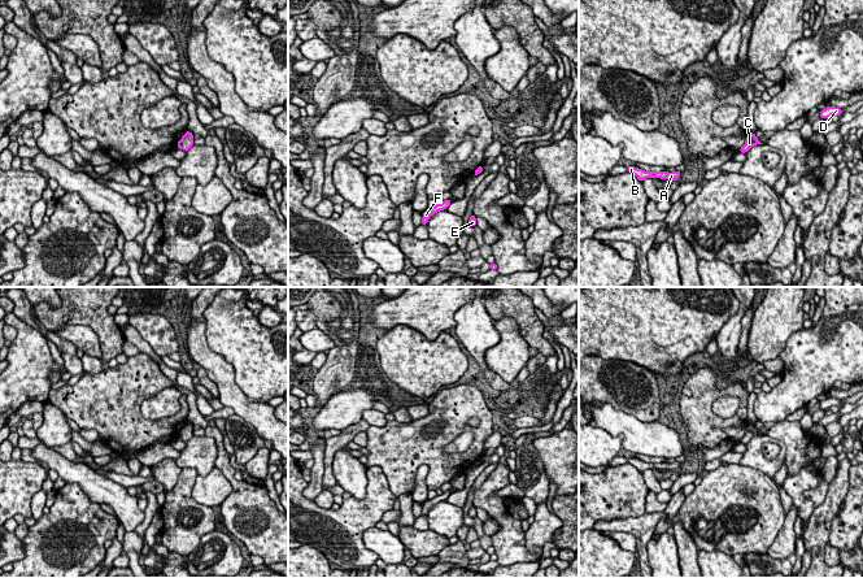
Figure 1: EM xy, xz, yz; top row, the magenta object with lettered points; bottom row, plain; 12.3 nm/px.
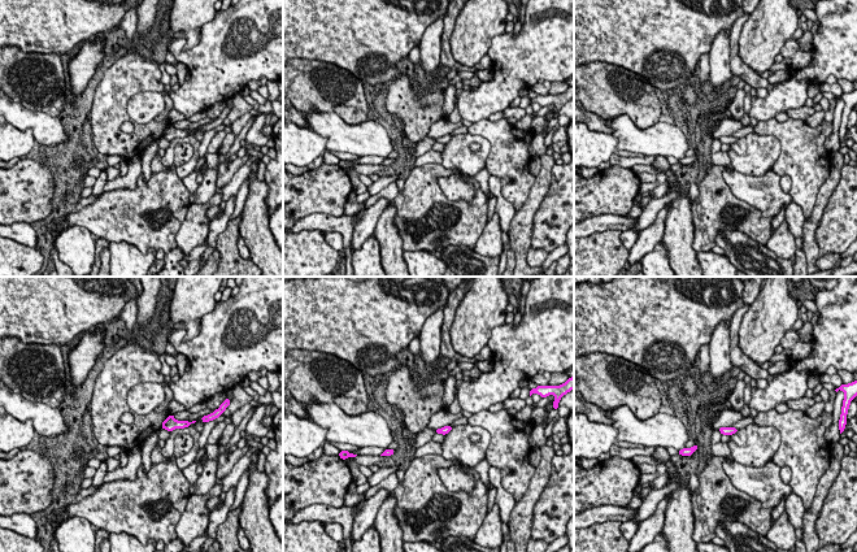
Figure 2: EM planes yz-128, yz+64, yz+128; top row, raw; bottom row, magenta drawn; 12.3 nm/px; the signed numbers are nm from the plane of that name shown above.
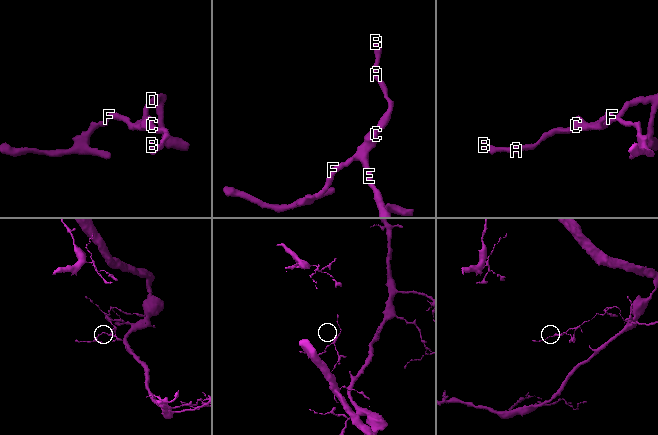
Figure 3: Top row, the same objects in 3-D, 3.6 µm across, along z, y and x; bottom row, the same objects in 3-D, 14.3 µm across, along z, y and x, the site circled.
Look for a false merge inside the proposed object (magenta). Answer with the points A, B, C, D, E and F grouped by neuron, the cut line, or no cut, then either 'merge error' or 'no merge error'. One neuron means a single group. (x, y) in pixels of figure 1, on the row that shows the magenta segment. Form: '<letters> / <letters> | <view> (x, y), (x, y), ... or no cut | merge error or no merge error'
A B C D E F | no cut | no merge error

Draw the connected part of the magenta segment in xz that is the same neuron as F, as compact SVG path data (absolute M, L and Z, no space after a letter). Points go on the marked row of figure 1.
M448 199L448 200L443 201L441 204L436 204L433 208L428 208L427 210L424 210L420 225L427 225L431 216L433 216L435 213L437 213L440 210L446 209L450 205L450 203L452 203L452 200Z

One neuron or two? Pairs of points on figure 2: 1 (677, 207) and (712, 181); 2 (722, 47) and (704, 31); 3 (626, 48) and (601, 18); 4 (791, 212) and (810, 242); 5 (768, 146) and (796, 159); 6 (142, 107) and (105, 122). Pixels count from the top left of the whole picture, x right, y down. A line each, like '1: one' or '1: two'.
1: two
2: two
3: one
4: two
5: two
6: two

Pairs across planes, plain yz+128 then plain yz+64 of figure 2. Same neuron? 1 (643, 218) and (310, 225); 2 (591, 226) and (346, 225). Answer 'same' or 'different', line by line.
1: different
2: same

